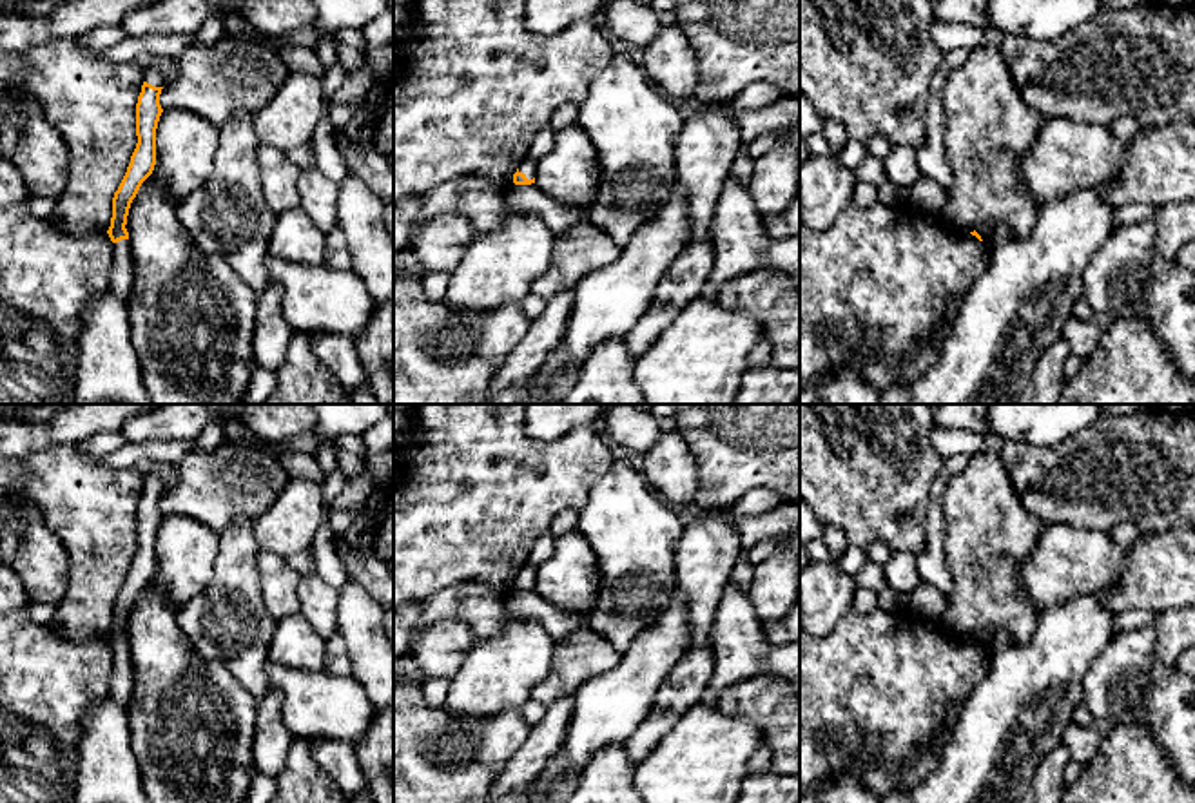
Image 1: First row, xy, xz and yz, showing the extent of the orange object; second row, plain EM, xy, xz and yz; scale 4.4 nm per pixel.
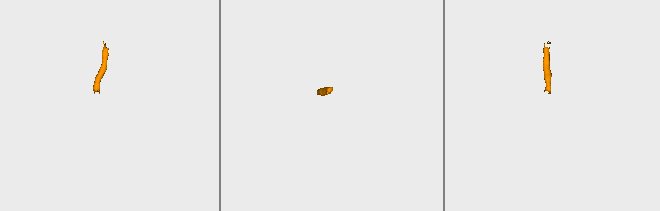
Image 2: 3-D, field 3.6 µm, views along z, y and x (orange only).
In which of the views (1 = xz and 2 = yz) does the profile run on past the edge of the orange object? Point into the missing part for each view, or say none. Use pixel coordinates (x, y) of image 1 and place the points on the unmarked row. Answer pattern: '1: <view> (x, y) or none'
1: xz (528, 573)
2: none

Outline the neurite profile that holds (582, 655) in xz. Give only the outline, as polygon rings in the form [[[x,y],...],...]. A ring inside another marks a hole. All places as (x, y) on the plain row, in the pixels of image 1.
[[[582,625],[555,645],[551,671],[533,689],[531,698],[544,707],[560,698],[573,698],[586,680],[613,669],[620,656],[602,634]]]

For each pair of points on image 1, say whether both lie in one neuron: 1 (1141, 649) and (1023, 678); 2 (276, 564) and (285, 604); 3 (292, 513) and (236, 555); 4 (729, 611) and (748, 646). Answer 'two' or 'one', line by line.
1: two
2: one
3: two
4: one

